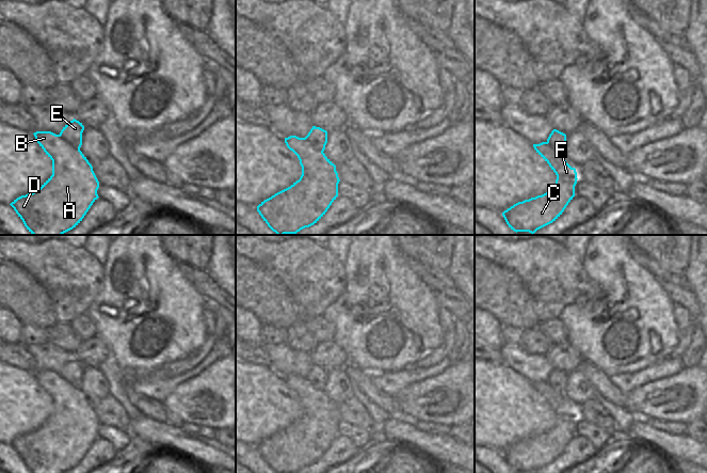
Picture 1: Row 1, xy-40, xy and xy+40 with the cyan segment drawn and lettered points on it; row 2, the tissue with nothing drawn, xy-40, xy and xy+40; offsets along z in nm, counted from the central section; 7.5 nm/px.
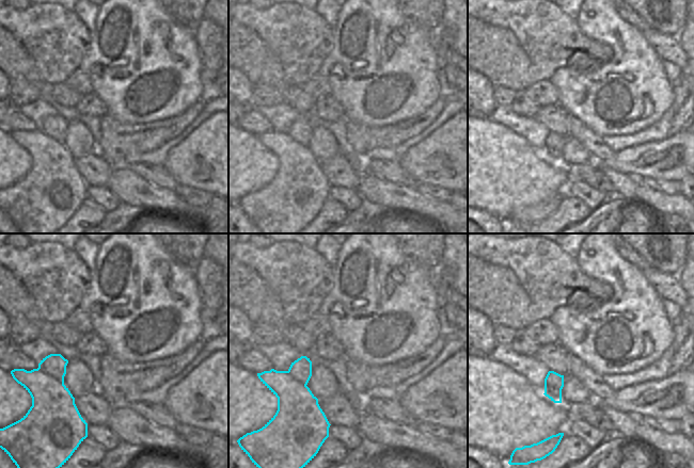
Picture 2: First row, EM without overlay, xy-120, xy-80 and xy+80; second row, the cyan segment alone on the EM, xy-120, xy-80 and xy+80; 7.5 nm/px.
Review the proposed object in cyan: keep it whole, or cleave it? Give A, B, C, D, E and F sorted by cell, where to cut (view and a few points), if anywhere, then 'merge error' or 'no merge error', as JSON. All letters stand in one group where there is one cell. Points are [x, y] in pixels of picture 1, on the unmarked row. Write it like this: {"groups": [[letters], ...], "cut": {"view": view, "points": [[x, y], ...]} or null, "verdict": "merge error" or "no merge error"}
{"groups": [["A", "B", "C", "D", "E", "F"]], "cut": null, "verdict": "no merge error"}

